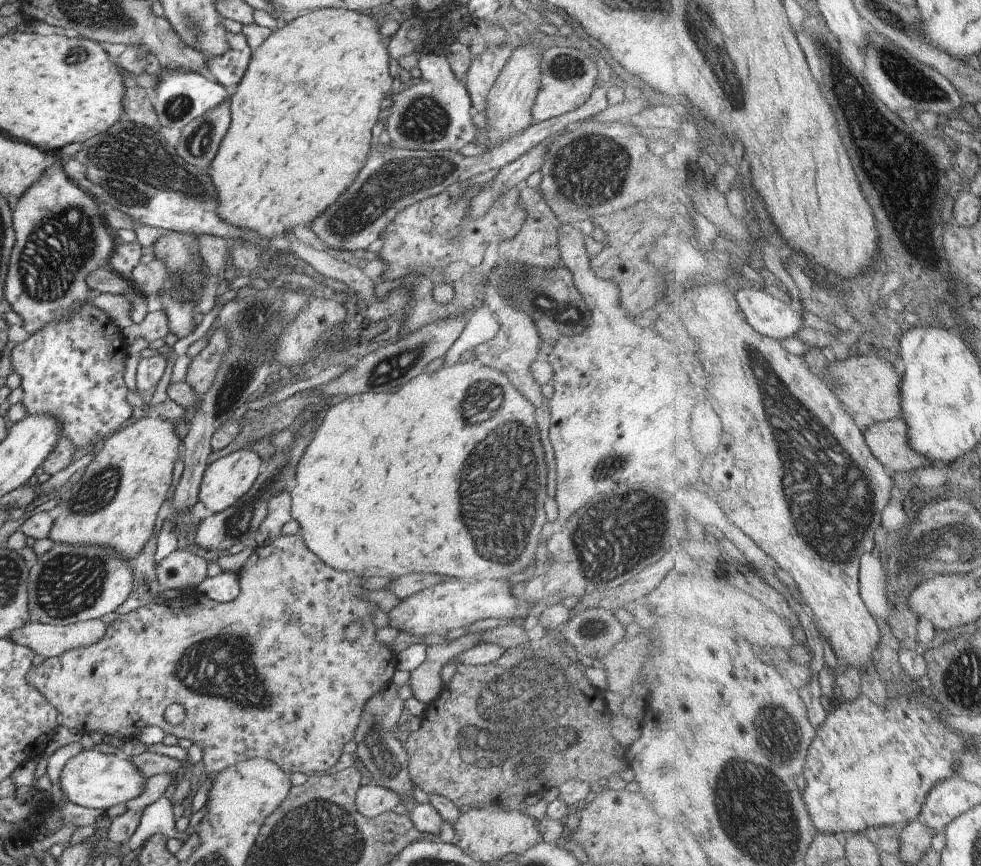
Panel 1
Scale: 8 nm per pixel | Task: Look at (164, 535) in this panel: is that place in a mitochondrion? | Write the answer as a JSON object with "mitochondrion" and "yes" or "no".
{"mitochondrion":"no"}

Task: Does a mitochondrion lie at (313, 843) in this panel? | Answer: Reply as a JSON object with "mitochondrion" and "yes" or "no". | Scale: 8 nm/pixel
{"mitochondrion":"yes"}

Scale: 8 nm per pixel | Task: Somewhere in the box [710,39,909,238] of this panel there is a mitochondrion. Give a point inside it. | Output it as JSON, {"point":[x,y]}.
{"point":[880,144]}

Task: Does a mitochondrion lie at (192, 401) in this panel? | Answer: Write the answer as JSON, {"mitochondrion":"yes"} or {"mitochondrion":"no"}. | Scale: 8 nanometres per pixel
{"mitochondrion":"no"}

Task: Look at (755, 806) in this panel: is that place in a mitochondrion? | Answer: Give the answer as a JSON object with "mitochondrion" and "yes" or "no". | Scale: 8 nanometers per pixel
{"mitochondrion":"yes"}

